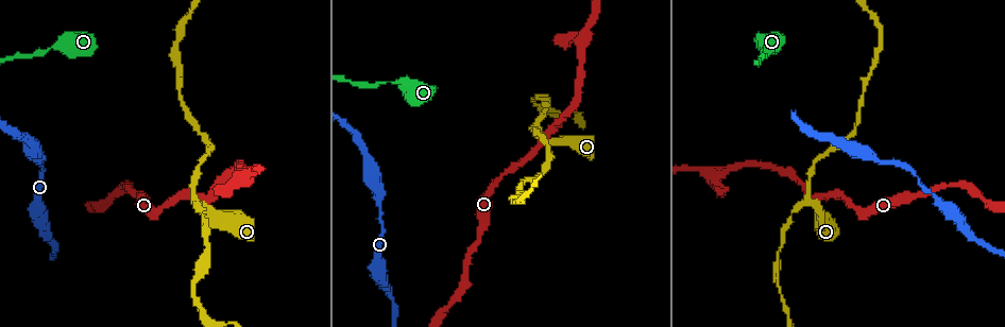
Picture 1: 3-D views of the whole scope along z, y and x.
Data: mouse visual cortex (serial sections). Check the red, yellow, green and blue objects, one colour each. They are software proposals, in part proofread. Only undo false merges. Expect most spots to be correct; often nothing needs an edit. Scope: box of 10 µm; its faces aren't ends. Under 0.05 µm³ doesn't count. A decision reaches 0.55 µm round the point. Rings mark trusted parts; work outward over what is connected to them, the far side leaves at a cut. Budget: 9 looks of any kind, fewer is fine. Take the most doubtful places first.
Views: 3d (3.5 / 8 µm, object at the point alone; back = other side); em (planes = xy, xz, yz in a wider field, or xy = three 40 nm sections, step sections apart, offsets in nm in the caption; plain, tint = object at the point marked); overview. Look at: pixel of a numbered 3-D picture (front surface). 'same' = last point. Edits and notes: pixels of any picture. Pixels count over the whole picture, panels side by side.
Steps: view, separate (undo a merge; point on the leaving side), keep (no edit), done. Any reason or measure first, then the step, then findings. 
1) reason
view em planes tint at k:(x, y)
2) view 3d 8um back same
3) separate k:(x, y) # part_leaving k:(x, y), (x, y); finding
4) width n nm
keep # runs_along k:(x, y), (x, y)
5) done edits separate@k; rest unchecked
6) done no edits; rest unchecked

branch point
view 3d 3.5um at 1:(810, 202)

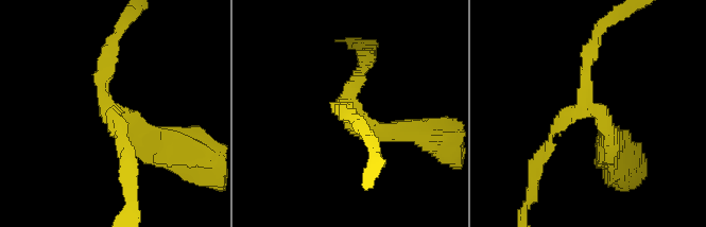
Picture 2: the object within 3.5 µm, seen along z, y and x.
arms 3; arm_widths 150, 150, 250 nm; shape alone is not enough
view em xy step 2 tint at 2:(110, 111)

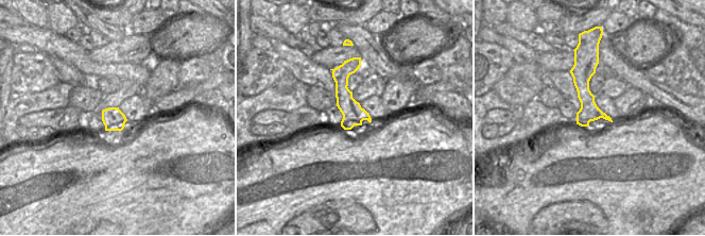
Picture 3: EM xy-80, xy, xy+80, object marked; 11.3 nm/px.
keep # runs_along 2:(167, 136), (108, 106), (112, 45); continuous, no second cell

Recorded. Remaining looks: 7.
sharp bend
view 3d 3.5um at 1:(242, 174)

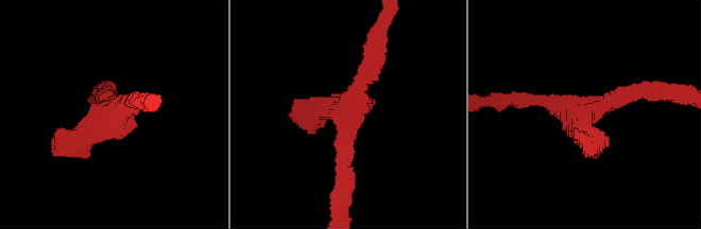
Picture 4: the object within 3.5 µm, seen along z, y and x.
shape alone is not enough
view em xy step 5 tint at 4:(583, 112)

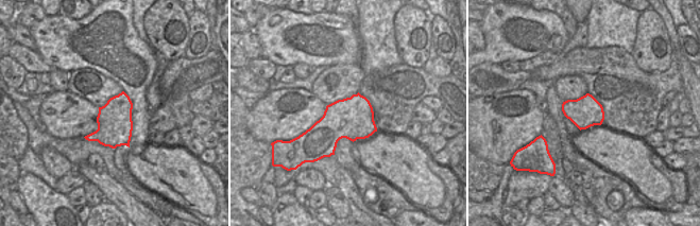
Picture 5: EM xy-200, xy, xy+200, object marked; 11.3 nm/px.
keep # runs_along 4:(651, 91), (585, 110), (591, 150); one cell here

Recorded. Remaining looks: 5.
view 3d 3.5um at 1:(761, 51)

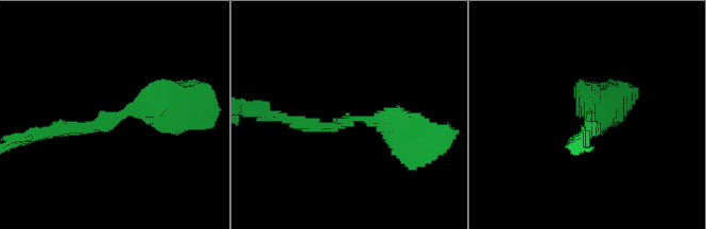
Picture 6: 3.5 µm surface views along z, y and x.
arm_widths 200, 500 nm
view em planes tint at 6:(588, 116)

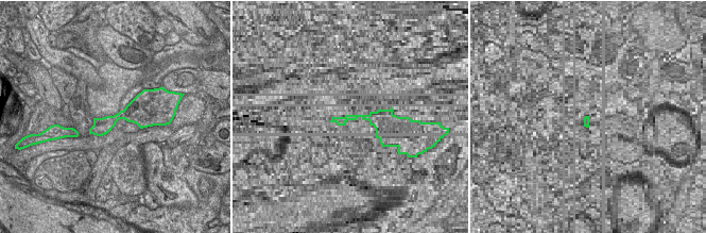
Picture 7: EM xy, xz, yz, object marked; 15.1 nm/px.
keep # runs_along 6:(185, 103), (54, 133); continuous, no second cell

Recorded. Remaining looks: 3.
thin neck
view 3d 3.5um at 1:(521, 186)

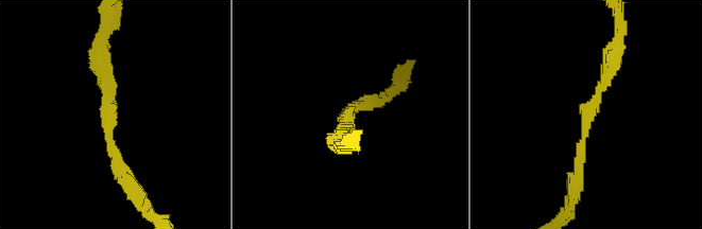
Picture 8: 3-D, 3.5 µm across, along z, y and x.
arm_widths 150, 200 nm
view em xy step 5 plain at 8:(111, 135)

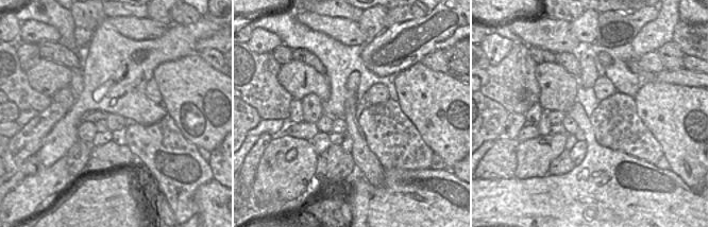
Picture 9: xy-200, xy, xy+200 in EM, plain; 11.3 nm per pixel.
where the object lies
view em xy step 5 tint same

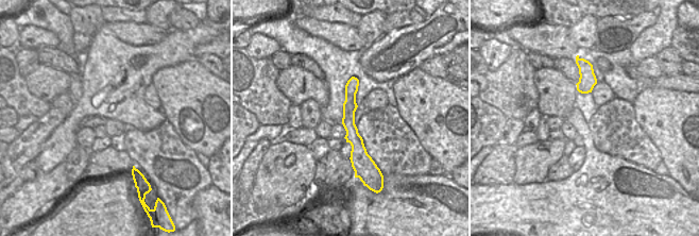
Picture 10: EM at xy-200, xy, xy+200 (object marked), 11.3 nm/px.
width 160 nm
keep # runs_along 10:(353, 80), (350, 127), (357, 164); one cell here

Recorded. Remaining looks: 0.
done no edits; rest unchecked

